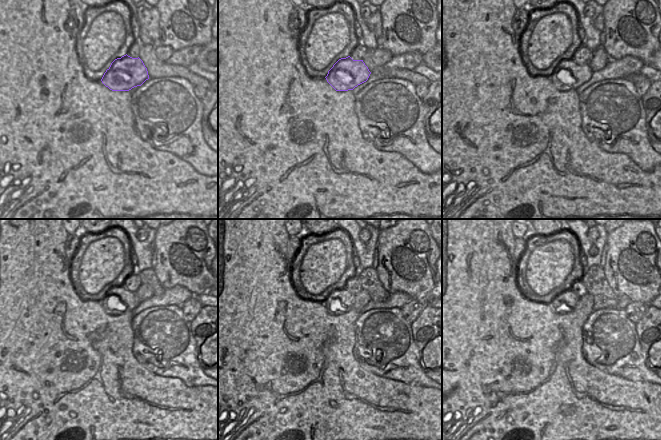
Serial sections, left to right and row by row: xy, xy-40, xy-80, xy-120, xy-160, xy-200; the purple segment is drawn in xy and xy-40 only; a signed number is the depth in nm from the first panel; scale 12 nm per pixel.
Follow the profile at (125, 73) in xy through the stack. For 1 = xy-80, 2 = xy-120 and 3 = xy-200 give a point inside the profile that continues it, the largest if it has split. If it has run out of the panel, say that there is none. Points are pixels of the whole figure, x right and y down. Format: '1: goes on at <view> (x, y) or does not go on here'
1: goes on at xy-80 (568, 75)
2: goes on at xy-120 (118, 291)
3: goes on at xy-200 (565, 300)

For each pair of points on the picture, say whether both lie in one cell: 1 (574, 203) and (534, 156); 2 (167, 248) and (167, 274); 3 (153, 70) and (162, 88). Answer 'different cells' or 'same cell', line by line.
1: same cell
2: same cell
3: different cells

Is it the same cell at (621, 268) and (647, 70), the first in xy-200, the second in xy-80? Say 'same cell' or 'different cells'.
different cells

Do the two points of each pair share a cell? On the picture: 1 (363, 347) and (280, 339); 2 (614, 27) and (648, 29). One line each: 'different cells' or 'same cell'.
1: different cells
2: same cell

